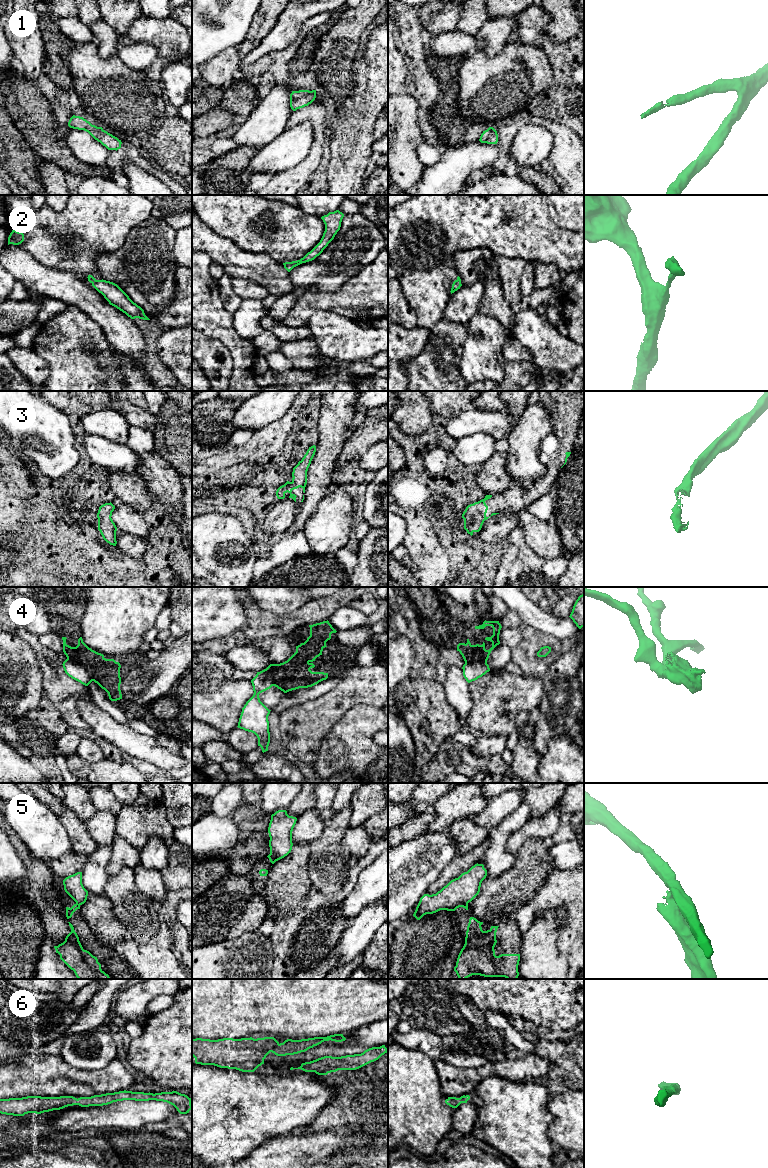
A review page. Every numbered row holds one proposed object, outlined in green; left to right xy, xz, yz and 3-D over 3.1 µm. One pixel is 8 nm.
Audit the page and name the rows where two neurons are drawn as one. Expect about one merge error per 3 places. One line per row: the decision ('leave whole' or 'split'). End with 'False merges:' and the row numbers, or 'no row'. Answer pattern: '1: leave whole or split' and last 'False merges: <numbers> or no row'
1: leave whole
2: leave whole
3: leave whole
4: split
5: split
6: leave whole
False merges: 4, 5

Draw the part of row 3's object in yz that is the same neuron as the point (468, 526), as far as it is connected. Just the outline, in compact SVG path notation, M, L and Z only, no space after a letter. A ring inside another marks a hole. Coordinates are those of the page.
M486 495L484 499L468 505L463 512L462 518L464 519L464 529L471 536L474 532L479 532L481 530L485 520L493 515L499 514L492 513L489 517L486 516L488 506L485 501L491 497L492 495Z

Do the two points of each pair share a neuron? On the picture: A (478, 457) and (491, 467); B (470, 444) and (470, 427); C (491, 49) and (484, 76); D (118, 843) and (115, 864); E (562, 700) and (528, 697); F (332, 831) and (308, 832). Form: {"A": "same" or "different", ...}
{"A": "different", "B": "different", "C": "different", "D": "same", "E": "different", "F": "different"}

